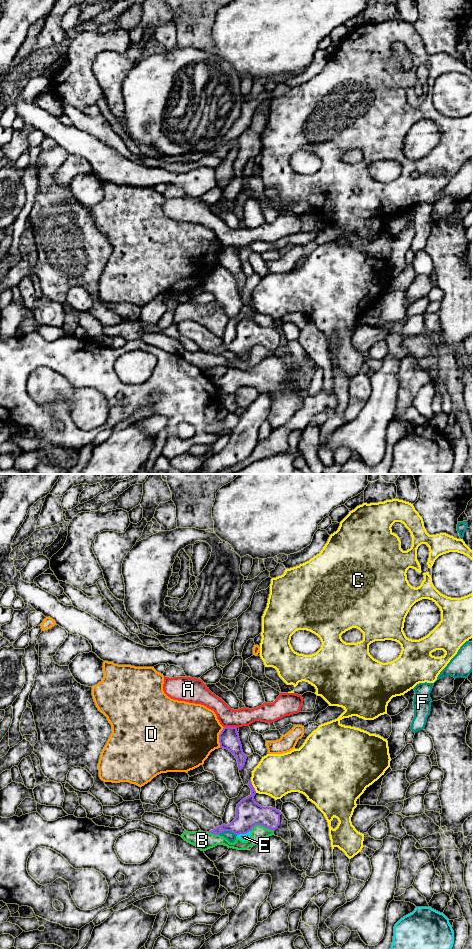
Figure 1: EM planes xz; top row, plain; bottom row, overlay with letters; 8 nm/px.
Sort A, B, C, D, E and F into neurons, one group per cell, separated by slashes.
A / B / C / D / E / F

